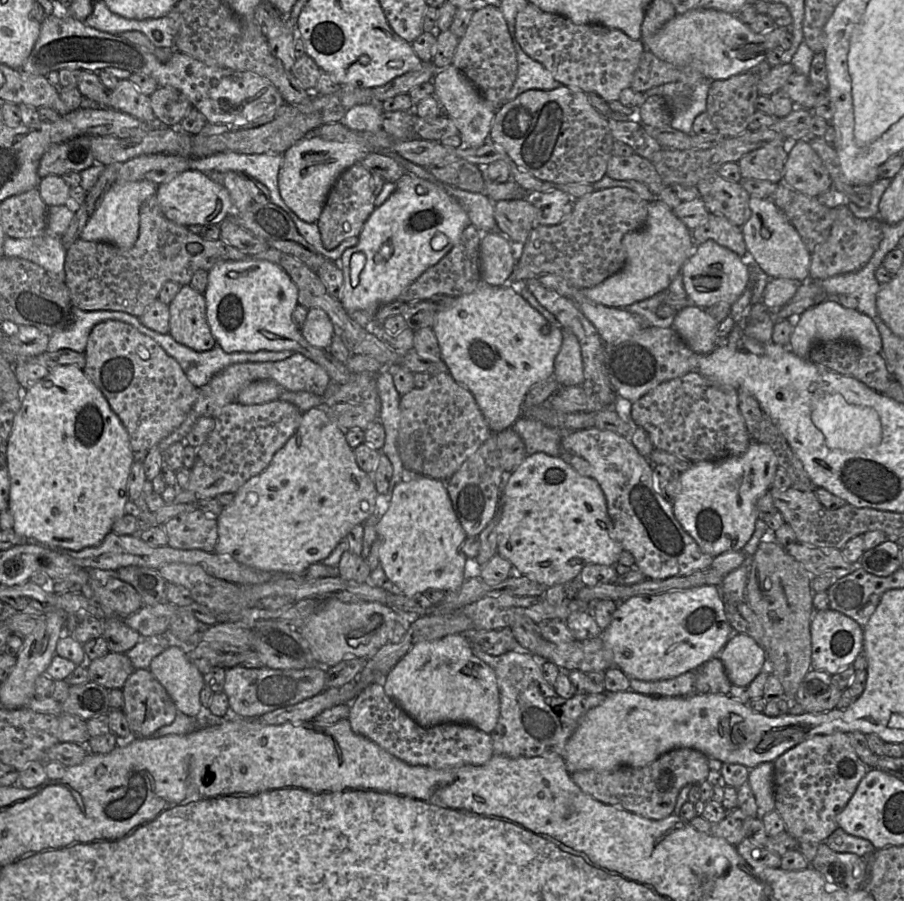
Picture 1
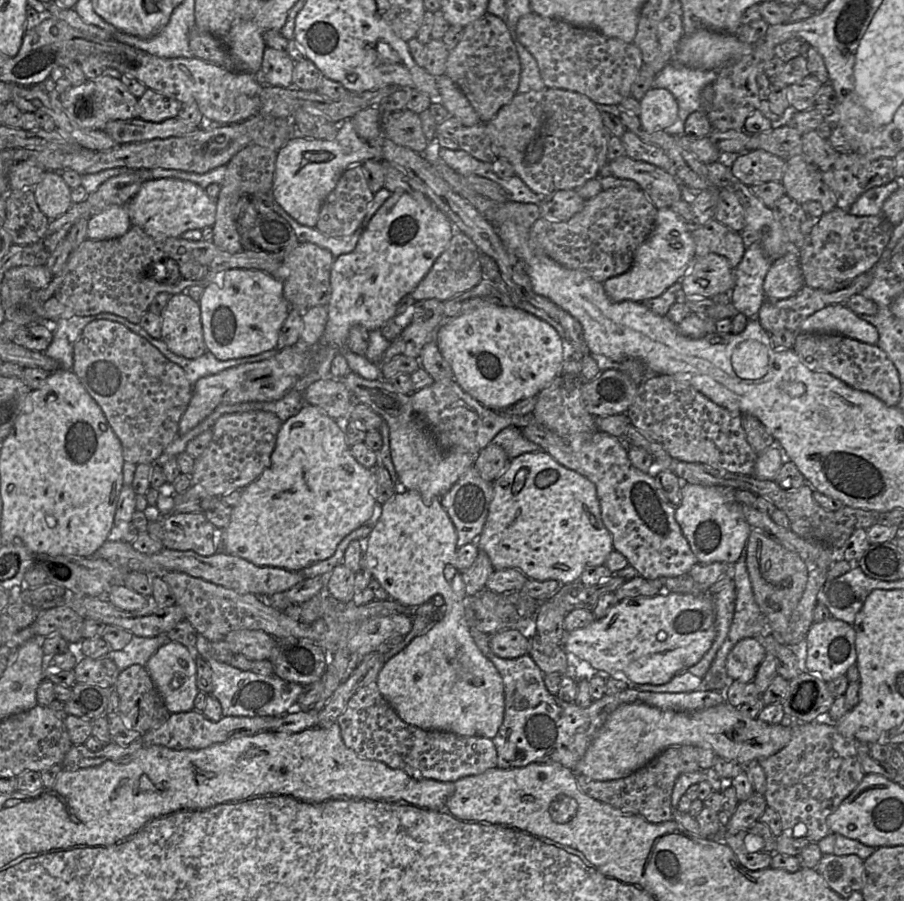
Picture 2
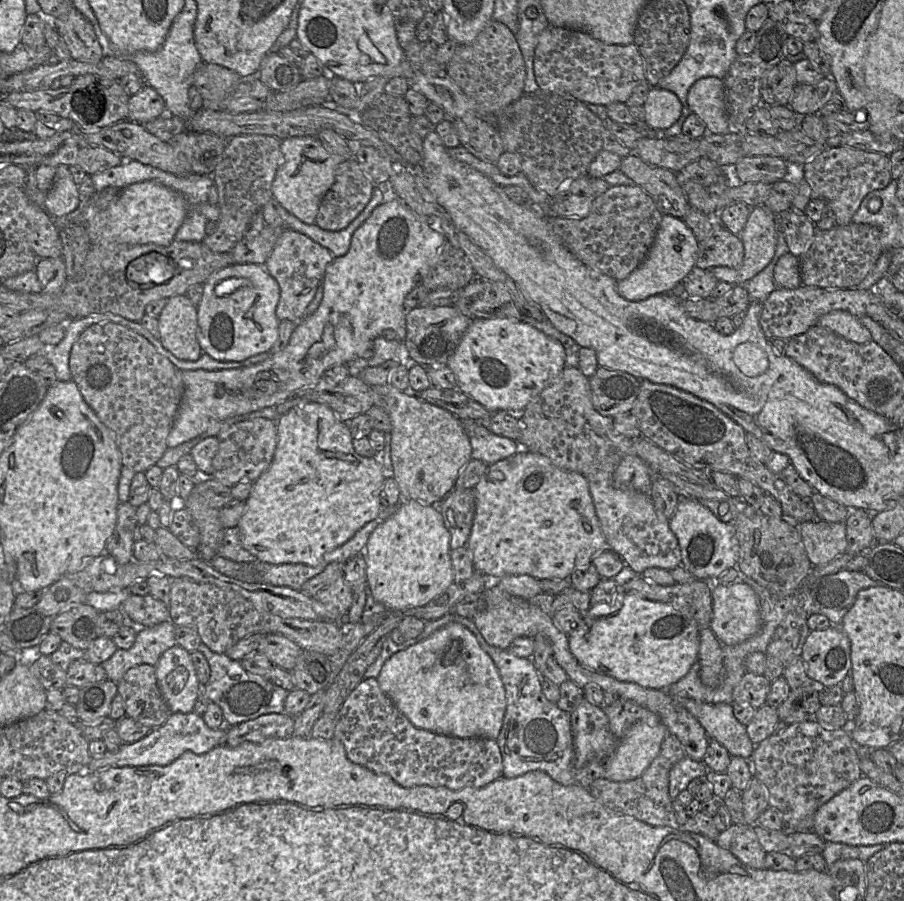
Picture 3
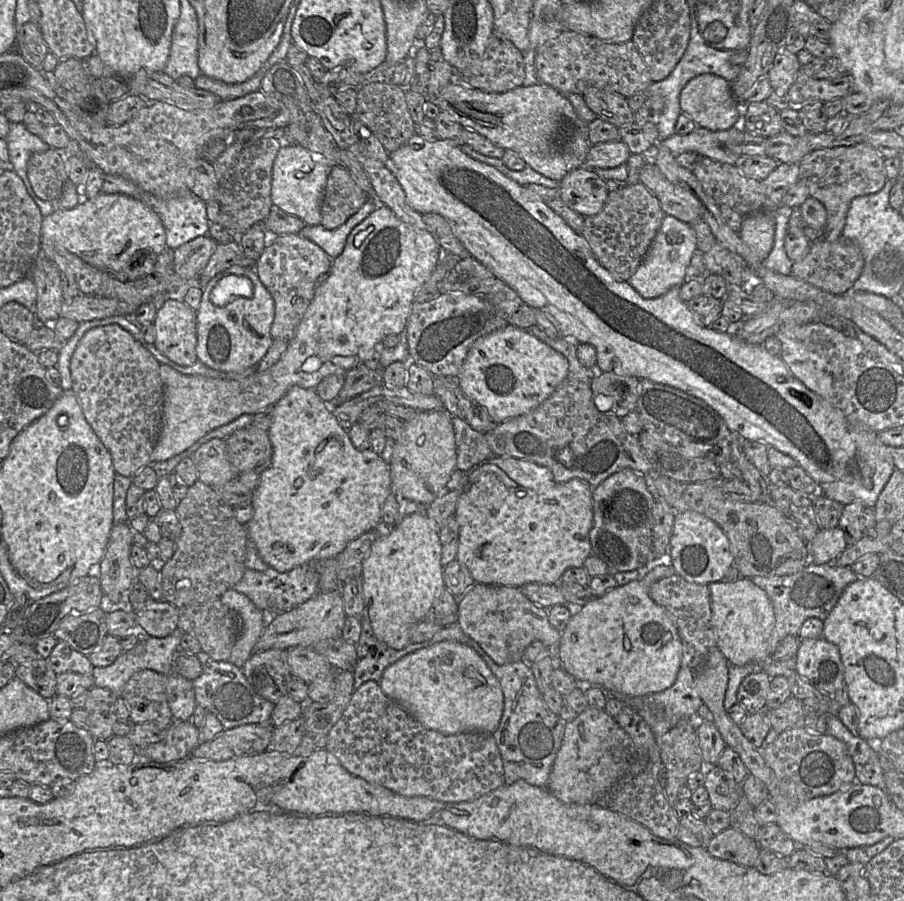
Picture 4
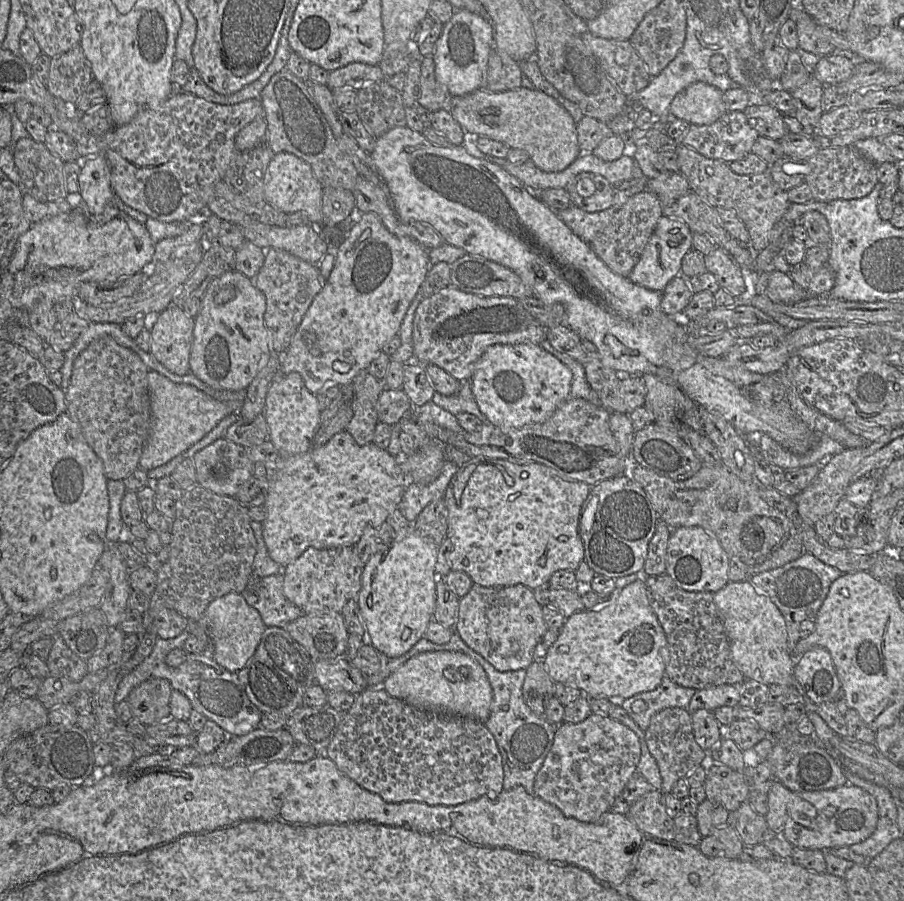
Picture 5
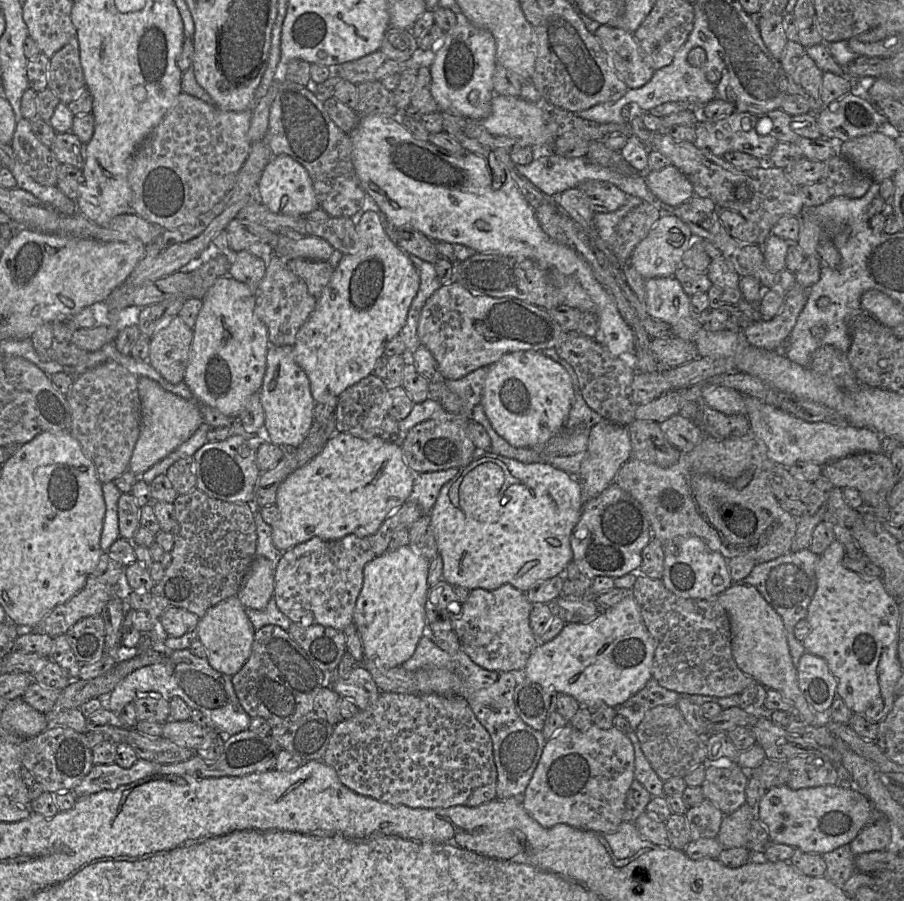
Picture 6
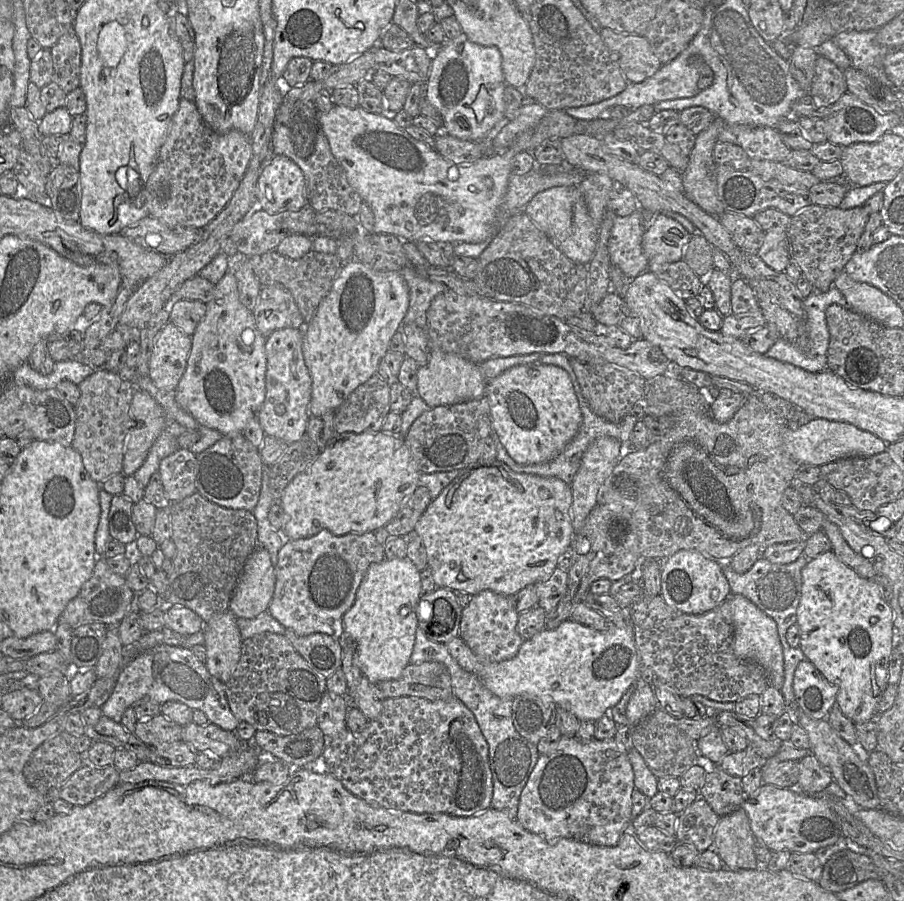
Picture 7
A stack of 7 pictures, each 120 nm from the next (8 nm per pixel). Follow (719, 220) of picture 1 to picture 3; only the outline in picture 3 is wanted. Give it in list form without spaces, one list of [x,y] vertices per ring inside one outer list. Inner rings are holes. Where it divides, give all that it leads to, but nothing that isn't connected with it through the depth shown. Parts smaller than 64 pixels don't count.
[[[719,221],[715,222],[711,235],[698,243],[696,267],[700,269],[717,266],[738,269],[743,259],[744,246],[740,236],[730,232]]]

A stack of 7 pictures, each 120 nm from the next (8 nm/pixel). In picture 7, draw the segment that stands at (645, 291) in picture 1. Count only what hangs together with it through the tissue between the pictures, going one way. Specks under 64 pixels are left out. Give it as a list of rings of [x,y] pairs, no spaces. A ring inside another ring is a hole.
[[[659,213],[646,229],[642,246],[652,261],[677,262],[682,259],[691,236],[675,219]]]

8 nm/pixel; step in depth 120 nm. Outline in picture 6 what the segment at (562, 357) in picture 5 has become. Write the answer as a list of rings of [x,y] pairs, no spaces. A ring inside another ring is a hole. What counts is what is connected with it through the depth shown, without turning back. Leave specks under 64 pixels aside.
[[[547,348],[539,352],[560,363],[571,377],[574,391],[574,402],[566,421],[567,428],[574,429],[578,425],[586,425],[588,428],[592,428],[598,422],[603,420],[603,417],[592,410],[586,403],[579,387],[577,374],[573,367],[558,355],[555,348]]]

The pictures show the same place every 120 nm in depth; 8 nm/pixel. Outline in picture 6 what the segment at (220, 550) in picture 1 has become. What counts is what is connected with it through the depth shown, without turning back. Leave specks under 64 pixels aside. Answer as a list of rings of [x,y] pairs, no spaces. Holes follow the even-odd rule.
[[[270,345],[267,353],[267,369],[260,390],[264,410],[265,438],[285,449],[299,447],[308,434],[313,422],[316,405],[310,381],[305,371],[295,362],[292,347]],[[335,433],[319,455],[295,470],[280,484],[275,503],[278,518],[271,525],[273,544],[283,553],[313,537],[326,541],[338,540],[349,534],[369,537],[378,531],[391,513],[408,500],[414,477],[397,443],[387,442],[381,436],[362,439],[350,433]]]

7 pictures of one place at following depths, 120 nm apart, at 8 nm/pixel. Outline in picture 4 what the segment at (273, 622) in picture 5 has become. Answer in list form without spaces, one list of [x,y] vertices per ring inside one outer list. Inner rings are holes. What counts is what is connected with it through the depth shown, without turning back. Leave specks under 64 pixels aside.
[[[306,563],[287,572],[269,567],[265,571],[247,569],[242,579],[232,588],[246,595],[267,618],[294,609],[319,592],[319,574],[313,563]]]

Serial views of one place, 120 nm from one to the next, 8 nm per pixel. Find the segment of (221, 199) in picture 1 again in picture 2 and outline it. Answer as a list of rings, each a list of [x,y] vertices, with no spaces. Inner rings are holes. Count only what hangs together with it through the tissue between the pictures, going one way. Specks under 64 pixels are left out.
[[[178,178],[145,181],[137,194],[126,204],[132,225],[140,227],[156,239],[180,237],[191,229],[213,226],[216,221],[217,198],[211,198],[198,184]]]

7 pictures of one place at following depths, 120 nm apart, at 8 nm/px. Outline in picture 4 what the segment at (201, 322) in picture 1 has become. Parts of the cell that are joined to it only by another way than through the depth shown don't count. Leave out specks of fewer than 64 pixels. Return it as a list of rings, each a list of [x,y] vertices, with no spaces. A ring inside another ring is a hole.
[[[168,297],[158,308],[153,321],[156,348],[171,361],[191,366],[196,355],[196,311],[181,297]]]

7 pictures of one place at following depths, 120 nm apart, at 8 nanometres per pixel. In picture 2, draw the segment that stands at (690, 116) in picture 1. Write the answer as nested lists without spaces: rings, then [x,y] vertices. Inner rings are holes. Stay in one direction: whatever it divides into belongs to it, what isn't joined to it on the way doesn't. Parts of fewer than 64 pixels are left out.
[[[670,62],[656,75],[652,88],[669,90],[678,103],[678,117],[664,131],[674,136],[684,134],[689,115],[701,109],[702,90],[717,77],[718,70],[693,69],[677,62]]]

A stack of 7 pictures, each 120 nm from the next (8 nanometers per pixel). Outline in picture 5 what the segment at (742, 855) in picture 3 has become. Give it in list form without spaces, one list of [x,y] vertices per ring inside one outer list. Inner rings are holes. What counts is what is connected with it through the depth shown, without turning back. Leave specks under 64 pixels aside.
[[[724,825],[718,827],[707,837],[702,837],[699,846],[697,847],[707,857],[727,858],[727,859],[739,859],[740,854],[743,851],[744,844],[736,832],[736,830],[730,825]]]

